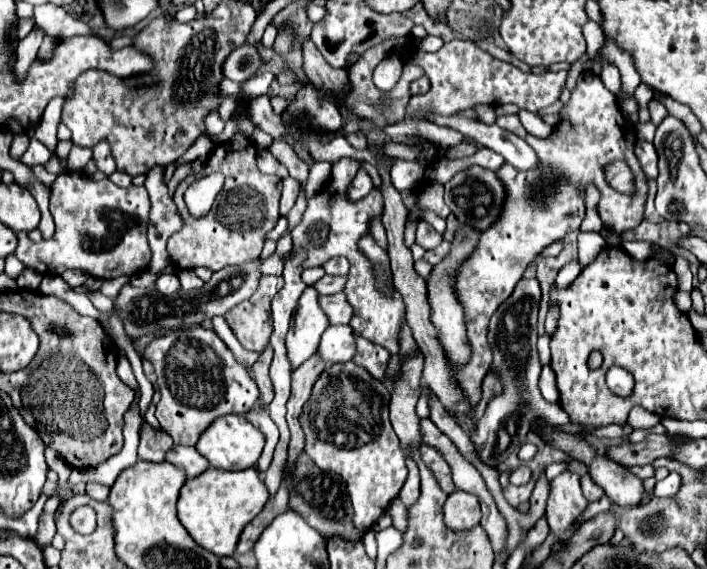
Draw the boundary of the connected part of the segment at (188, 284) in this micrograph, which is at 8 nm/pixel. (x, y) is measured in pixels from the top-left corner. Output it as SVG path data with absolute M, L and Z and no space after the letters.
M180 270L178 278L180 278L180 284L182 284L182 290L192 290L192 288L198 288L198 286L204 284L192 270Z

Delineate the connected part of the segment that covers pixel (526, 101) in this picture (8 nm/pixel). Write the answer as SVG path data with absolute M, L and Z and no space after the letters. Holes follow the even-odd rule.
M453 39L445 43L438 52L428 54L422 50L414 52L414 58L406 58L406 64L418 64L424 68L426 76L432 82L432 88L424 96L414 96L406 108L408 116L422 118L416 110L418 106L430 106L430 110L438 110L440 114L456 114L466 108L474 108L478 104L516 104L522 110L540 112L544 106L554 104L560 98L560 90L566 84L566 70L560 72L544 72L544 74L526 74L520 68L496 60L482 48L470 41ZM542 104L542 106L530 106Z

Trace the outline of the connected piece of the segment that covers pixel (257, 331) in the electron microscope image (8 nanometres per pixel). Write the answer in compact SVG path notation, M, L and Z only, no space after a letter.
M262 276L256 292L226 314L226 322L238 342L252 352L262 352L272 334L270 300L284 286L282 276Z

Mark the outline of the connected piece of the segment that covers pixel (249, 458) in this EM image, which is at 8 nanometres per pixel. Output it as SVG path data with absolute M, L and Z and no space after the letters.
M228 414L226 418L218 418L218 422L214 422L214 426L210 426L210 430L206 430L206 434L202 434L202 438L198 440L196 450L214 468L246 470L246 468L254 468L258 464L258 458L262 454L264 444L266 444L264 434L250 420L246 420L246 416Z

